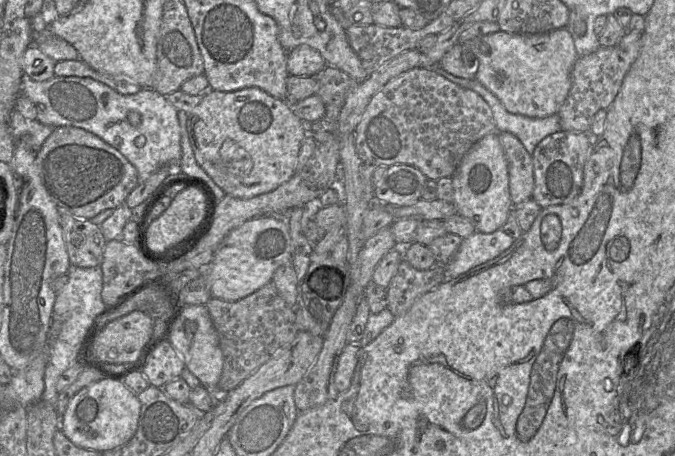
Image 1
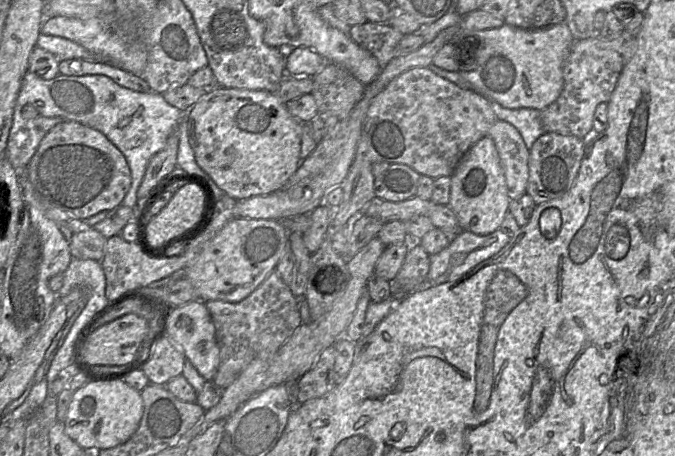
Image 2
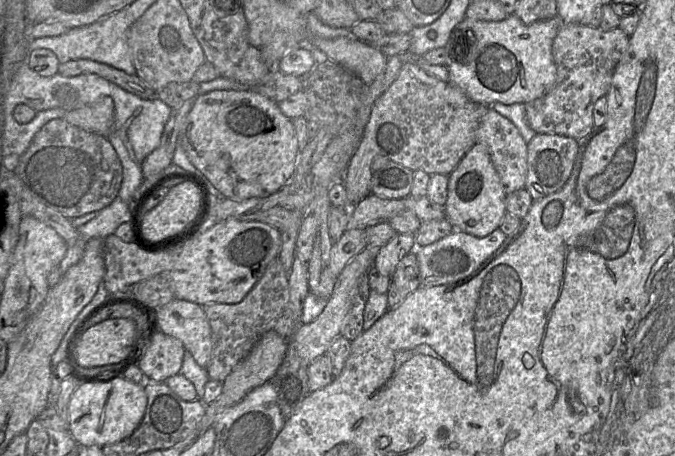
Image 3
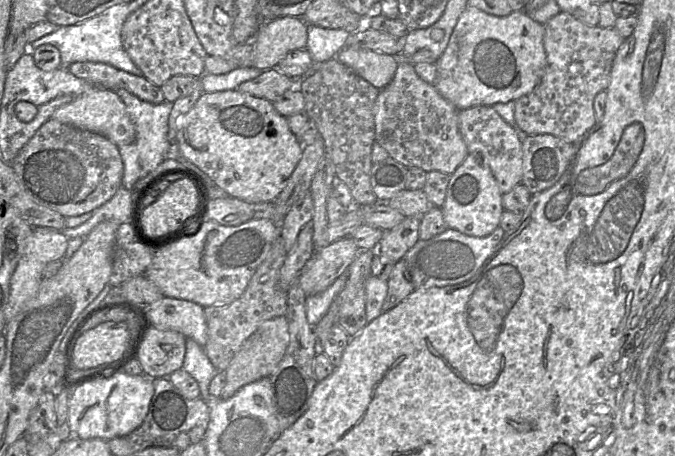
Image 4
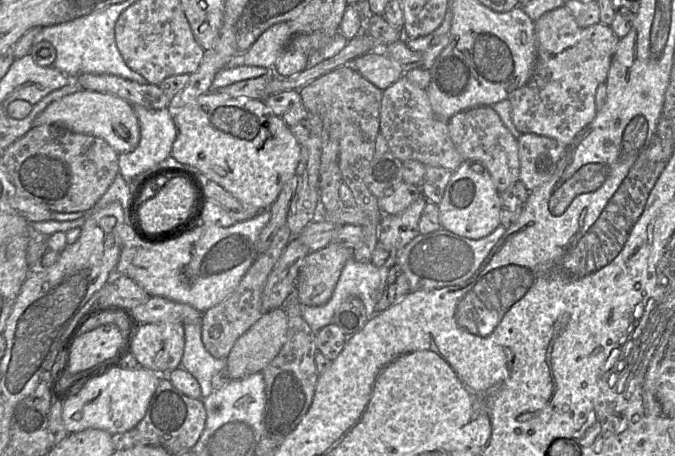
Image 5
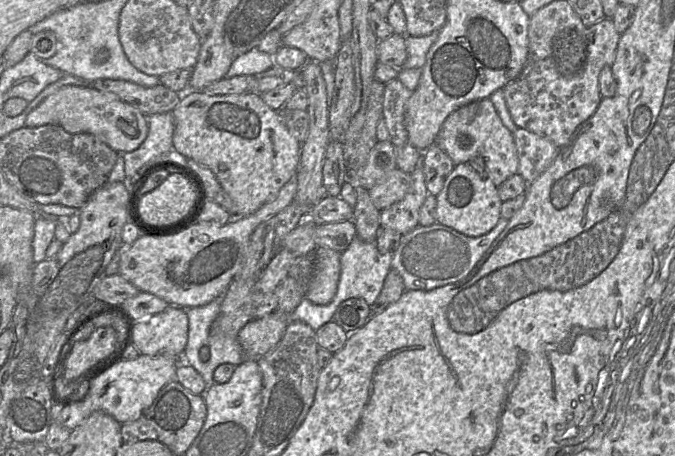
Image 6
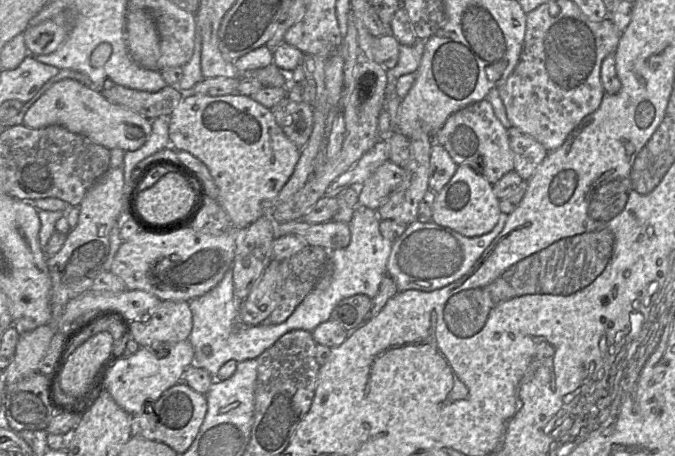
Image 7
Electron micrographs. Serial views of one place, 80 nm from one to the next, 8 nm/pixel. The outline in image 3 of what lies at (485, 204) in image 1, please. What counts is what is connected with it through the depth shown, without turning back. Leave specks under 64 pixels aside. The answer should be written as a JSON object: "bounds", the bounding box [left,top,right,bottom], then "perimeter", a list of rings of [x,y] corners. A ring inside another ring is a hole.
{"bounds":[444,143,507,238],"perimeter":[[[475,143],[449,175],[448,197],[444,209],[445,218],[454,231],[483,238],[499,228],[507,211],[506,194],[484,144]]]}

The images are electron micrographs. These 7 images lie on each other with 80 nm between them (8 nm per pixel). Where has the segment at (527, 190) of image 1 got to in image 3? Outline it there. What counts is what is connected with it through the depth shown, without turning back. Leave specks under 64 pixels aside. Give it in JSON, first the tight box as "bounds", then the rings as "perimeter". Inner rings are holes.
{"bounds":[476,107,527,196],"perimeter":[[[489,107],[476,132],[476,143],[484,144],[497,171],[506,196],[525,186],[527,178],[527,143],[511,120]]]}

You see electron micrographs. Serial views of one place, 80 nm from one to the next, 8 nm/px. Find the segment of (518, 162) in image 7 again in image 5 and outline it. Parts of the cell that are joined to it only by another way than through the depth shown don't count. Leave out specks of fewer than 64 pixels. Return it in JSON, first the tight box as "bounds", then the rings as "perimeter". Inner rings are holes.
{"bounds":[517,133,566,192],"perimeter":[[[533,133],[521,134],[517,141],[519,179],[530,192],[553,176],[566,147],[553,138]]]}

